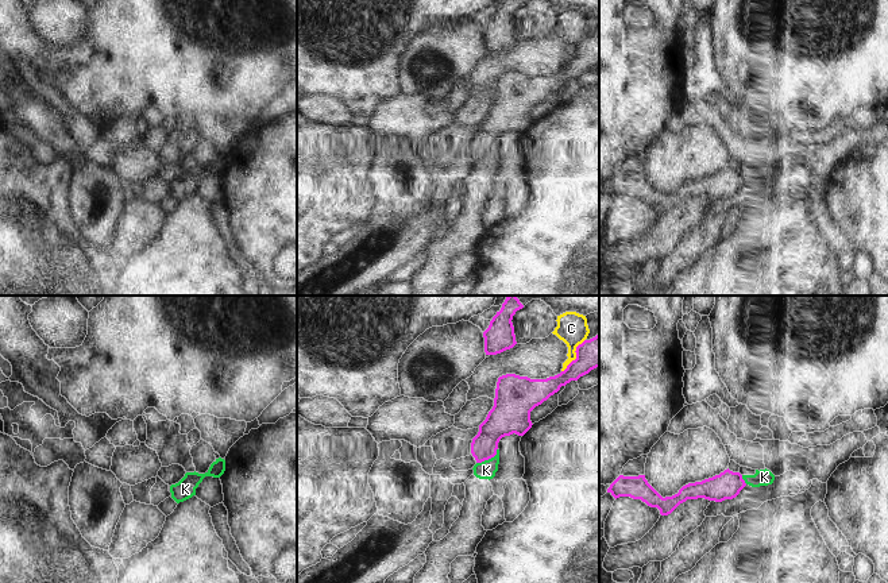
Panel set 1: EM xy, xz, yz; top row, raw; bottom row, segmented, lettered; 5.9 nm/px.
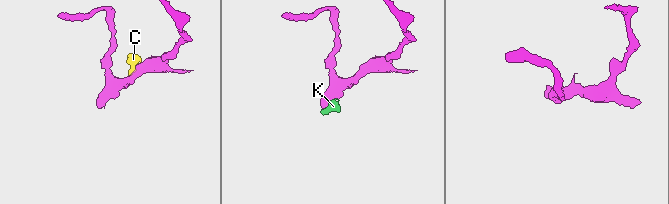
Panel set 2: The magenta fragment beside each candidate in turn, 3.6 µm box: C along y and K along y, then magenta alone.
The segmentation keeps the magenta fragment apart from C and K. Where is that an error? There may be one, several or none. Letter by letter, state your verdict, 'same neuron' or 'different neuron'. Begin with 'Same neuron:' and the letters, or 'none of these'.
Same neuron: K
C: different neuron
K: same neuron

